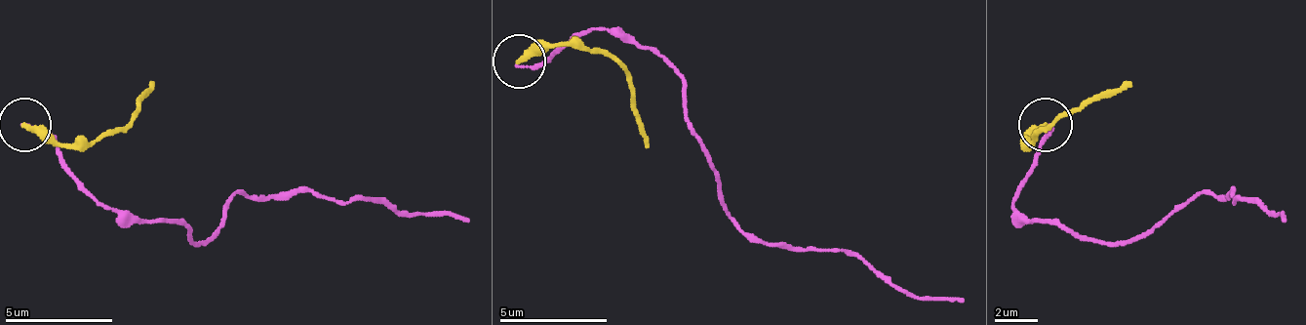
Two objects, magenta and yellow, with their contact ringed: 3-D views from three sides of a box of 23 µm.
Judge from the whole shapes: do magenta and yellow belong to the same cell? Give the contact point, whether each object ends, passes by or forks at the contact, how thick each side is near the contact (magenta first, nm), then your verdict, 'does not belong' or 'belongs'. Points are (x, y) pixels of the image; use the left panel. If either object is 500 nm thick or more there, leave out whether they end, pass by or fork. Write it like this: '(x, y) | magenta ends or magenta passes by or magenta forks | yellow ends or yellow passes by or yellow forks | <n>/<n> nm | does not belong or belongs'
(23, 124) | magenta ends | yellow ends | 100/320 nm | does not belong

